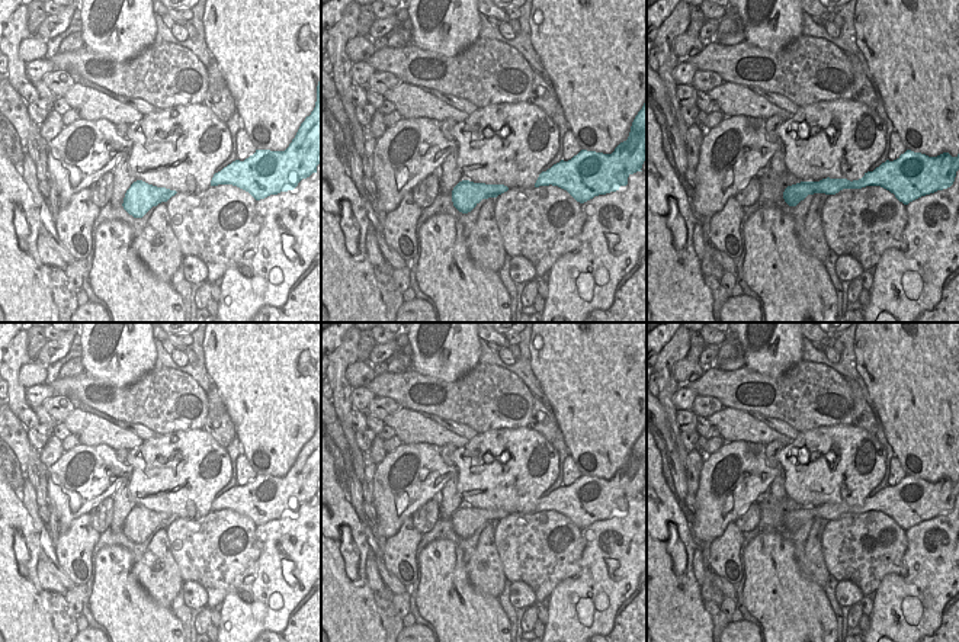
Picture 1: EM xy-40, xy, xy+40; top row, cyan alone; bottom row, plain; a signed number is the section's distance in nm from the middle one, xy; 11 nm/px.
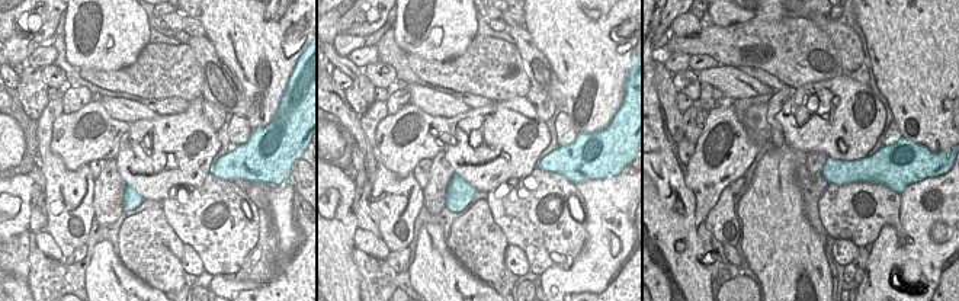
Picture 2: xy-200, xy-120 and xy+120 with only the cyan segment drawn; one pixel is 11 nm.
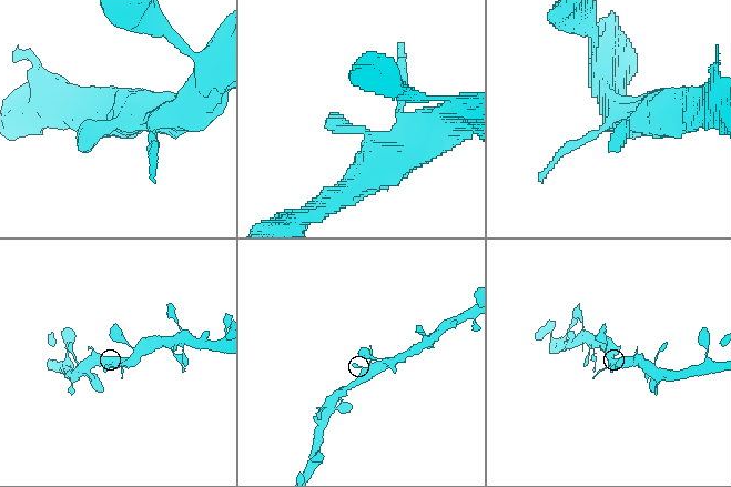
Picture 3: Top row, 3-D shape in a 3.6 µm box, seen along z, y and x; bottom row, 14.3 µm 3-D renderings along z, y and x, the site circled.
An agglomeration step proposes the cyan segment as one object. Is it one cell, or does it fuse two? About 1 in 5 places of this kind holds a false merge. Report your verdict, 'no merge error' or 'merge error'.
no merge error

